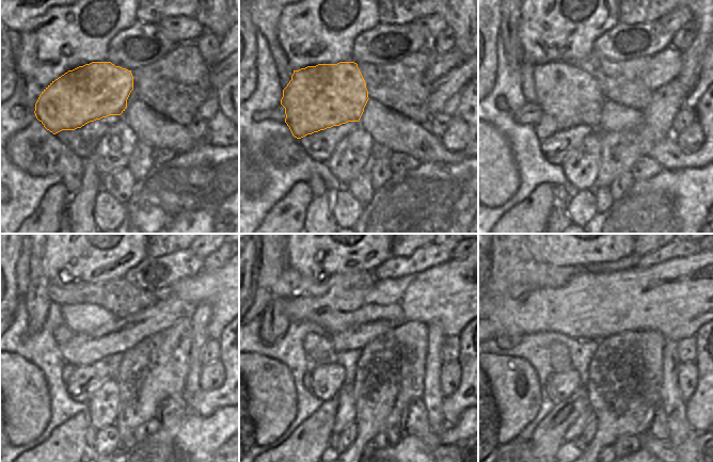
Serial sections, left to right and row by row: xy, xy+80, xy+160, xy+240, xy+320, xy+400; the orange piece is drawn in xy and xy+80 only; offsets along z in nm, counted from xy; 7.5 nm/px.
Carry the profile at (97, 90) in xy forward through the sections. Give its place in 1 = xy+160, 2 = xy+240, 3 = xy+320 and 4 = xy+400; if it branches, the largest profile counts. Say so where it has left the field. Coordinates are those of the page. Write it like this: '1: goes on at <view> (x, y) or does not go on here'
1: goes on at xy+160 (568, 96)
2: goes on at xy+240 (78, 318)
3: goes on at xy+320 (307, 379)
4: goes on at xy+400 (549, 383)

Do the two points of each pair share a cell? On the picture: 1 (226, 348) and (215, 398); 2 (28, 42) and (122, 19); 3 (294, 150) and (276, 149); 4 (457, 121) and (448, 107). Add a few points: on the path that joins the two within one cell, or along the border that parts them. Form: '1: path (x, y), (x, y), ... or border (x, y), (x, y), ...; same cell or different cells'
1: path (227, 361), (227, 386); same cell
2: path (51, 42), (62, 38), (100, 38); same cell
3: path (289, 150), (281, 149); same cell
4: border (457, 114), (452, 117); different cells

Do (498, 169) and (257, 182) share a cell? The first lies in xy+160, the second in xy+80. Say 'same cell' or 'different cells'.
same cell

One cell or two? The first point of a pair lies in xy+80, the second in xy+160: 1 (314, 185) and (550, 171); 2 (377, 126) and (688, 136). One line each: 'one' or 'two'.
1: two
2: two

